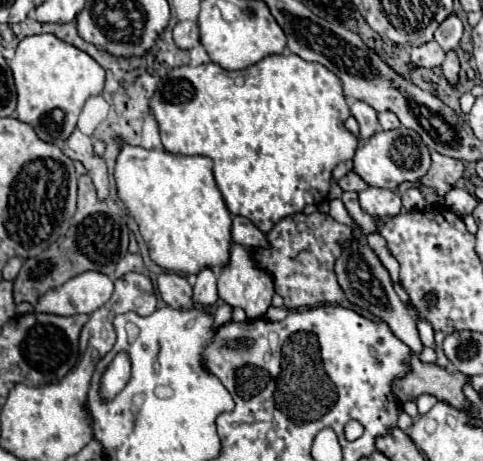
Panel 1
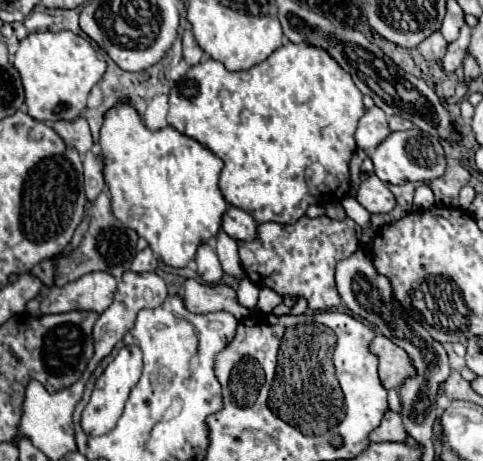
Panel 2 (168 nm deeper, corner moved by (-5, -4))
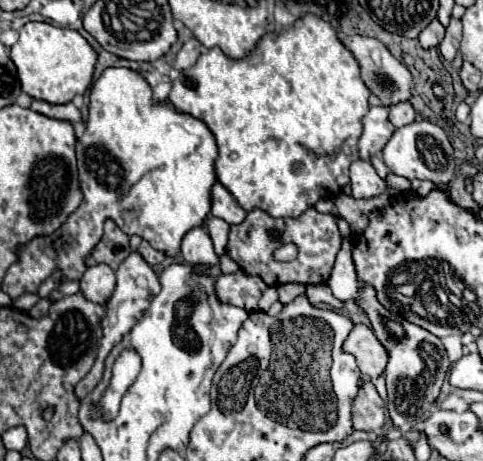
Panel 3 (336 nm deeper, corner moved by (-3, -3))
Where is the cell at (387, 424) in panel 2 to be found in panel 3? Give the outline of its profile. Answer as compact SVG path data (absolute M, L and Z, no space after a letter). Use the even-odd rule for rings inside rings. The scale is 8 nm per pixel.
M360 379L358 395L352 401L352 425L354 429L362 431L380 431L386 417L386 403L380 399L378 391L374 389L372 379Z

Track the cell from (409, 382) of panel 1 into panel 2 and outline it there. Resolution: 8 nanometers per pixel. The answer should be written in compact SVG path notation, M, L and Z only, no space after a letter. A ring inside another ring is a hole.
M376 334L372 342L372 352L378 354L378 372L386 390L400 388L402 382L406 382L406 378L414 376L414 362L410 362L410 356L400 346L390 342L386 336Z

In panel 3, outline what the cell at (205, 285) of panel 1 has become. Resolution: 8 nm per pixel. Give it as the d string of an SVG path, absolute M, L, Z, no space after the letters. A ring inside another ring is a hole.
M204 227L190 229L180 245L180 253L190 265L216 265L218 255L214 253L212 239Z

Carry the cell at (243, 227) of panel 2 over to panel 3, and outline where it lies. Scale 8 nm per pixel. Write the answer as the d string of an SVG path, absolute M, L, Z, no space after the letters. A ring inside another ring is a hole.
M216 181L212 185L210 197L212 197L212 209L210 209L210 213L214 217L220 217L220 219L224 219L230 225L244 221L246 211L236 203L236 199L230 195L230 191L220 181Z

